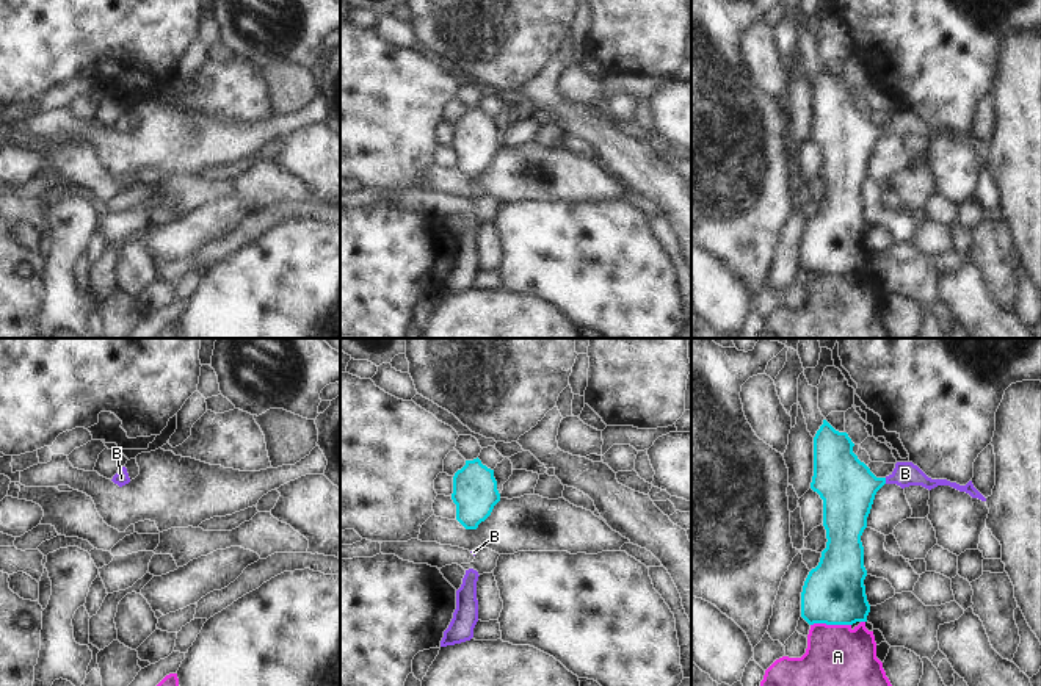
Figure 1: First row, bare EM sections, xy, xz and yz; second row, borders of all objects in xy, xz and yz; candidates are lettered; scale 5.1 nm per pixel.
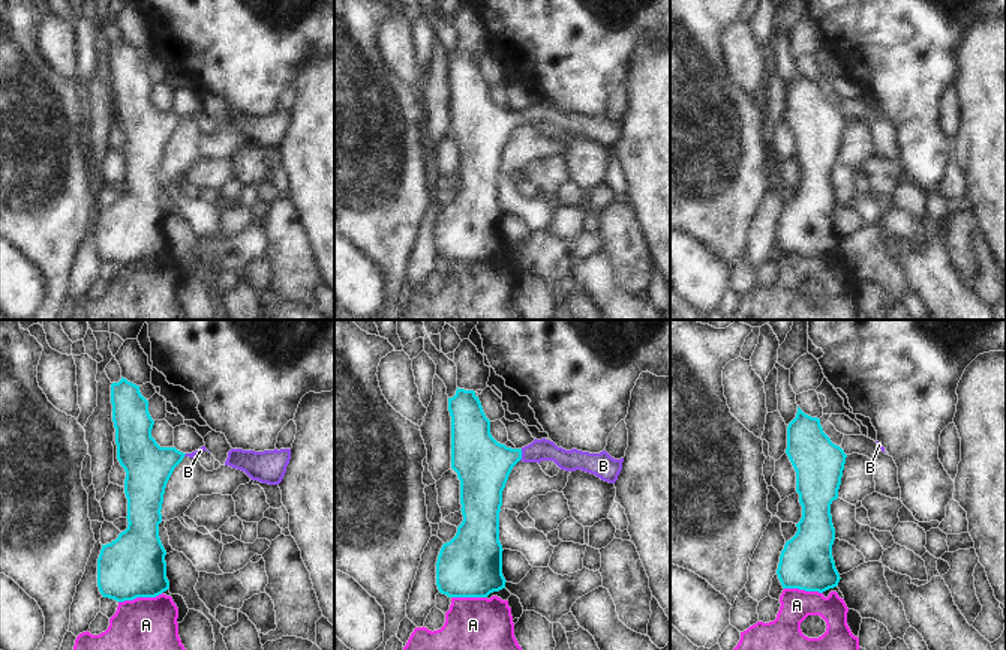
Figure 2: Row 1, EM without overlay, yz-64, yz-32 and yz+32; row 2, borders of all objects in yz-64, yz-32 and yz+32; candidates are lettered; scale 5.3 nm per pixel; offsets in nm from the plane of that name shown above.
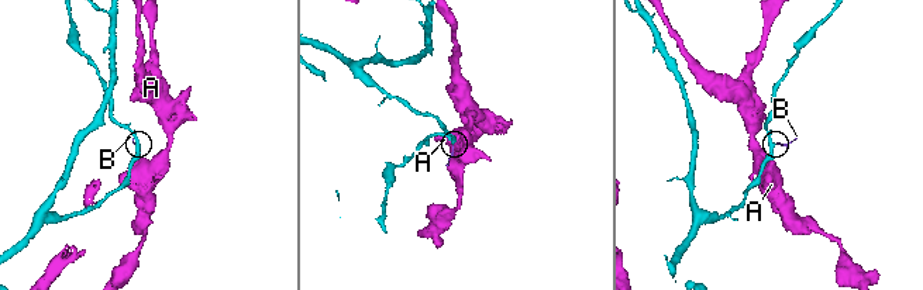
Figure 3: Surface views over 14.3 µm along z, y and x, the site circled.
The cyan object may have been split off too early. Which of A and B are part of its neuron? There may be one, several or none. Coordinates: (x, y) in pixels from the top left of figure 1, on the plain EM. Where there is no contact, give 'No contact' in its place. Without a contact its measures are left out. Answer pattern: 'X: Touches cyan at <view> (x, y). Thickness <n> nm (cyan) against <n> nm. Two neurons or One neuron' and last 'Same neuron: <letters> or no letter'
A: Touches cyan at yz (830, 273). Thickness 320 nm (cyan) against 400 nm. Two neurons
B: Touches cyan at yz (885, 130). Thickness 280 nm (cyan) against 130 nm. One neuron
Same neuron: B

